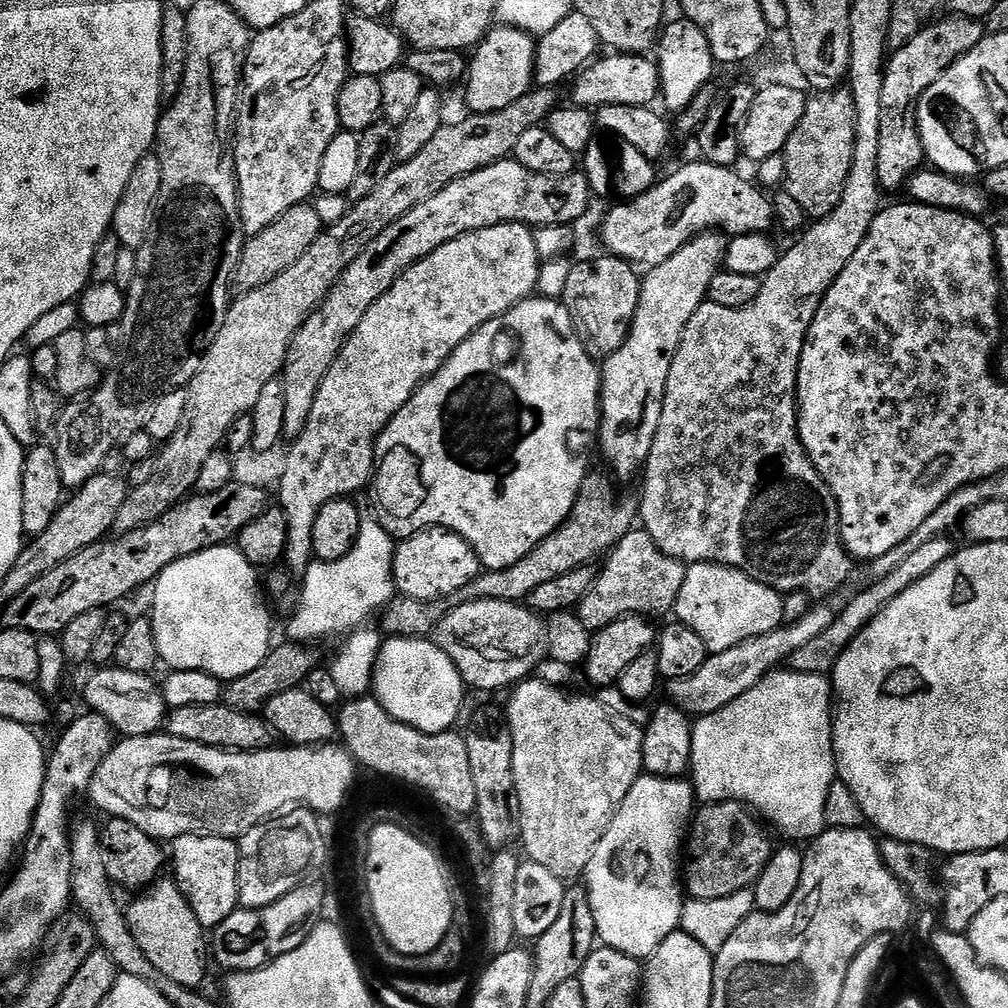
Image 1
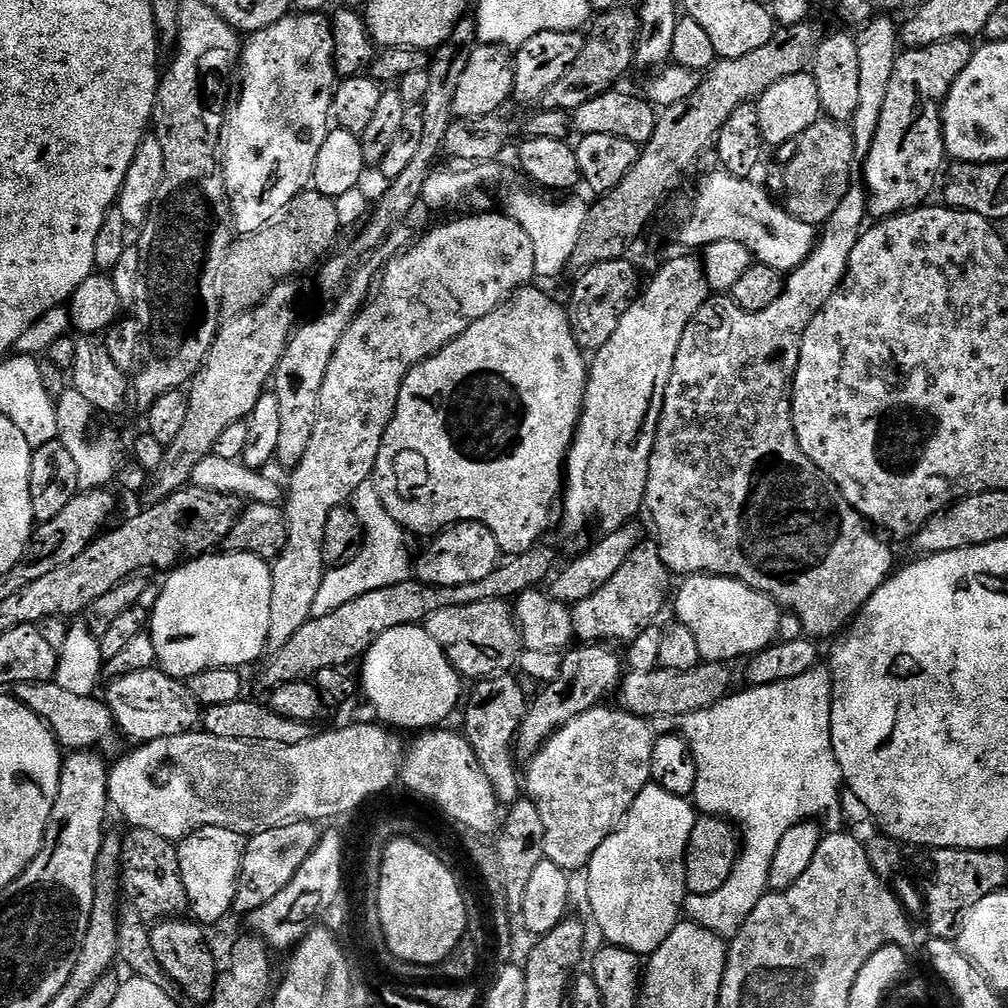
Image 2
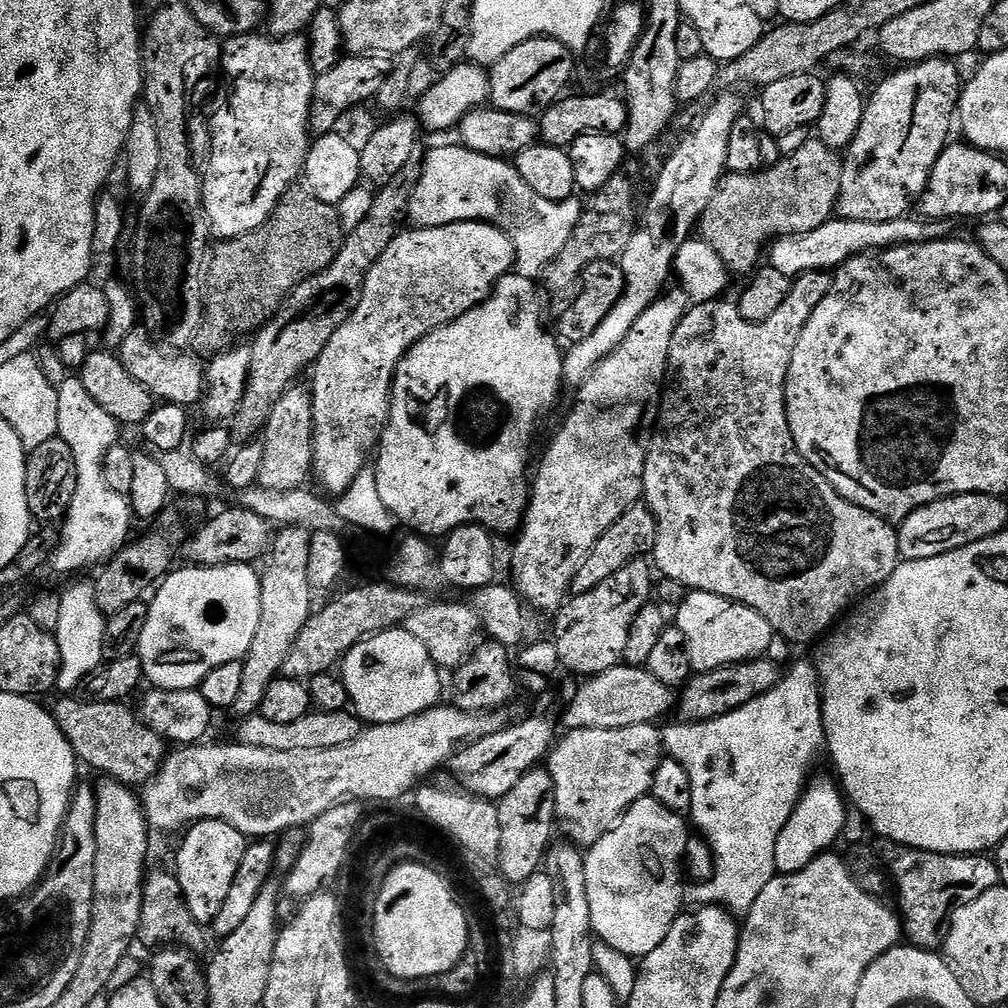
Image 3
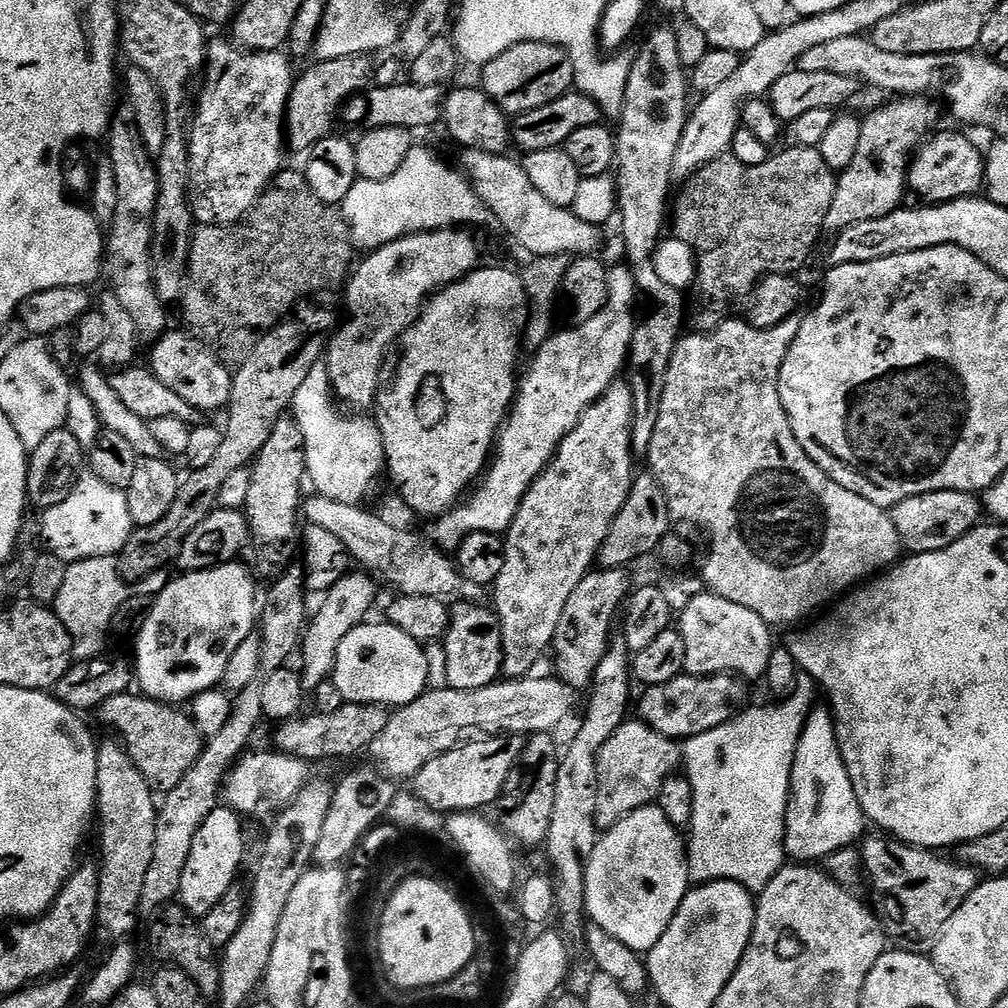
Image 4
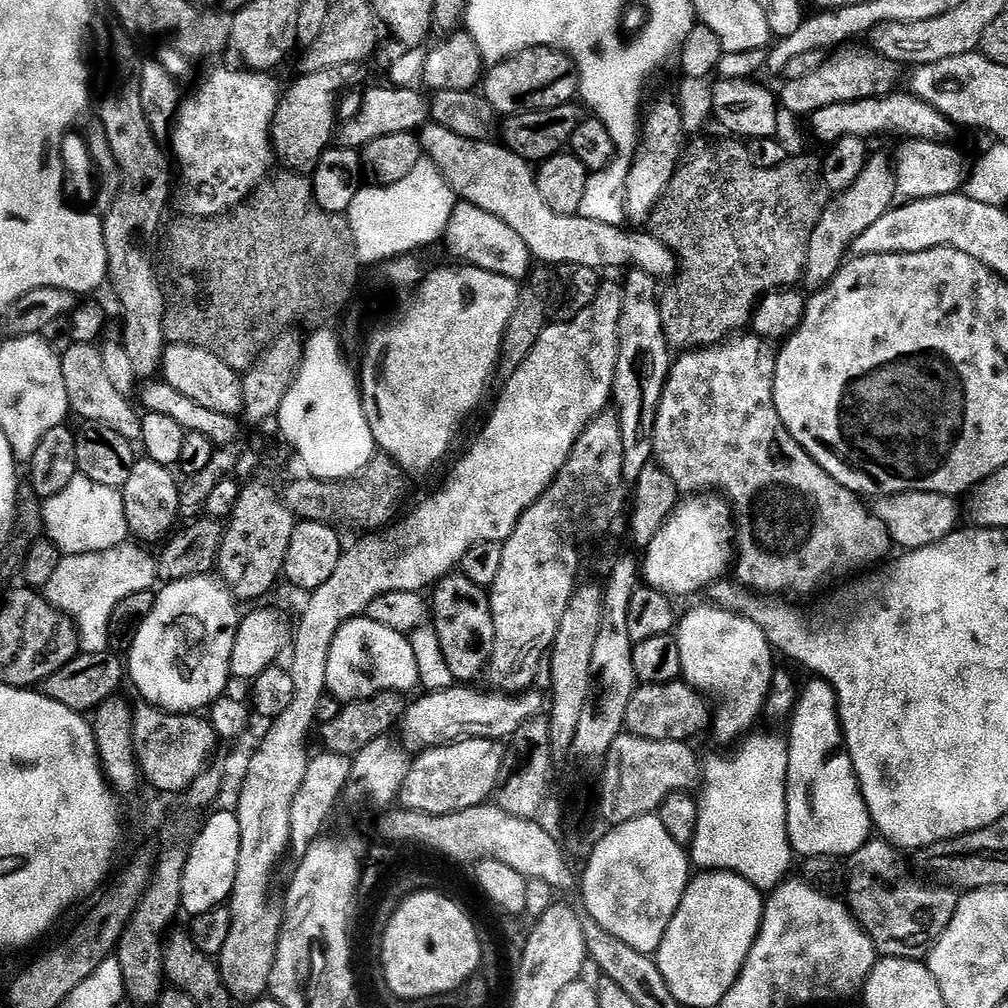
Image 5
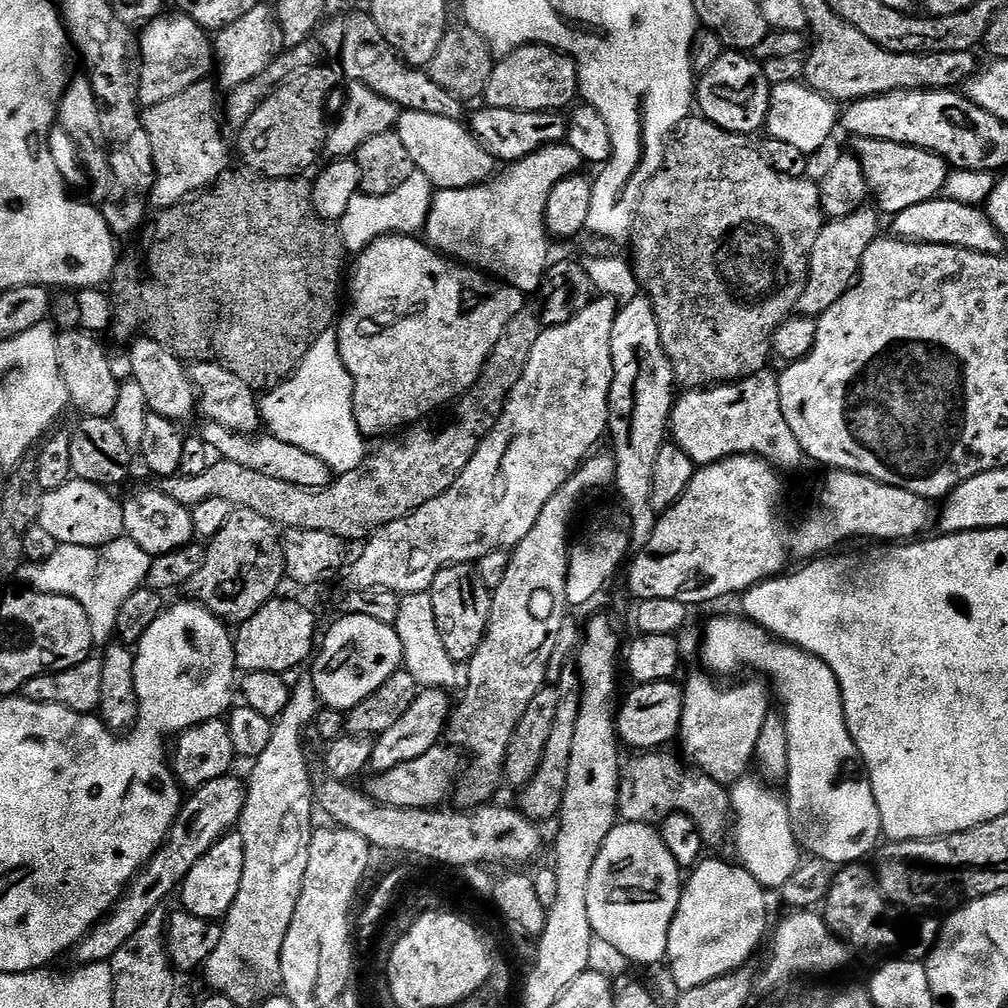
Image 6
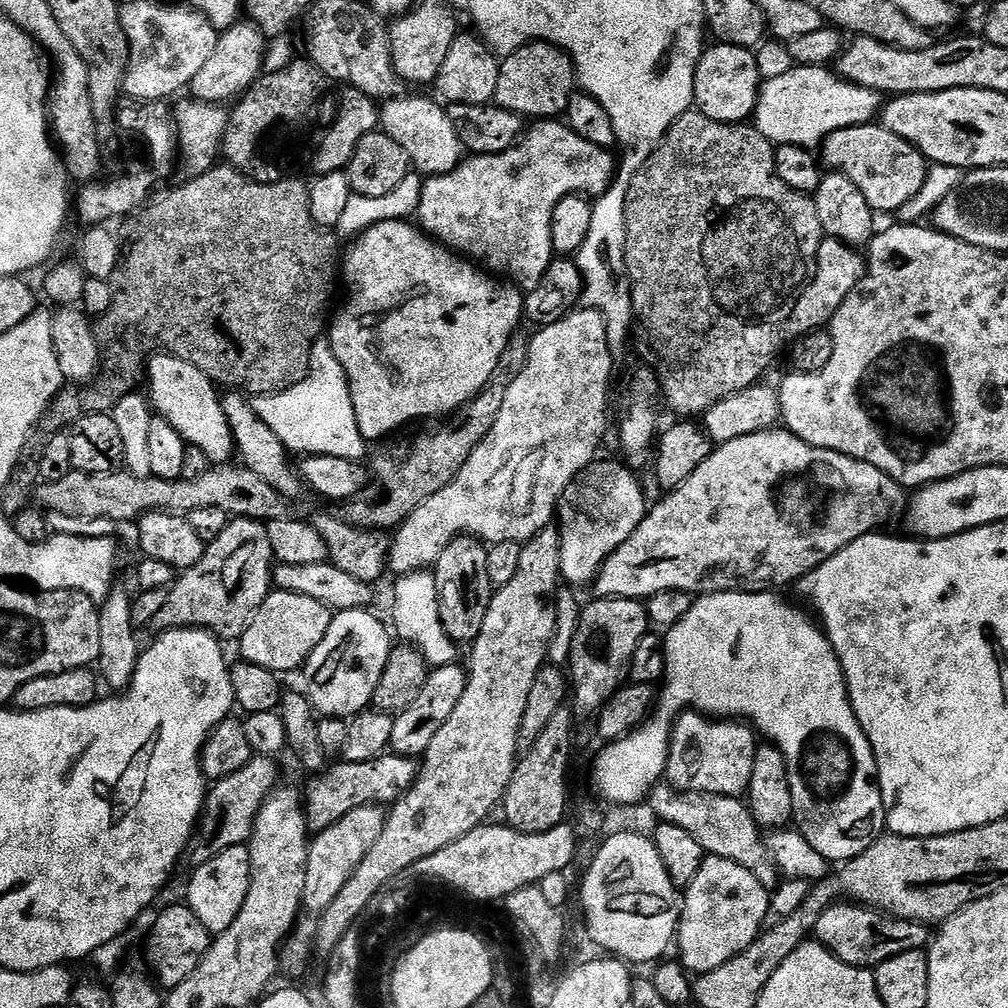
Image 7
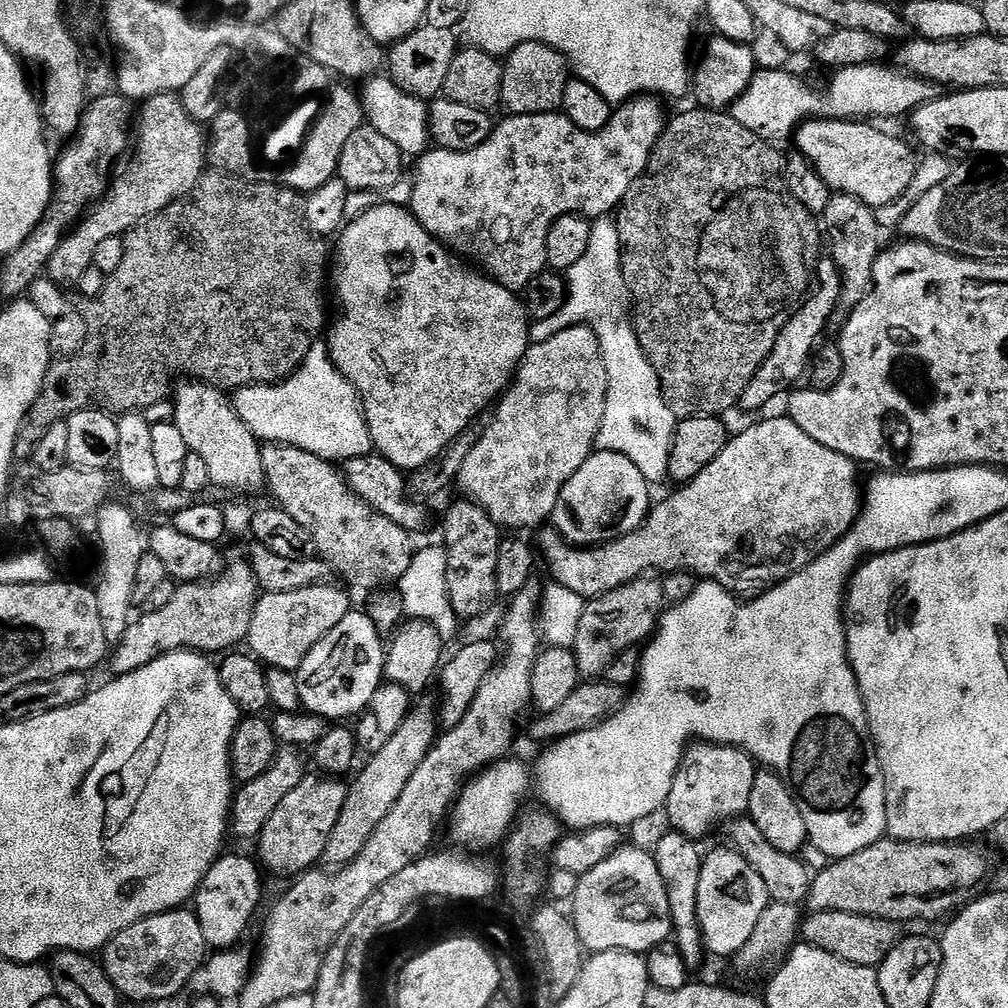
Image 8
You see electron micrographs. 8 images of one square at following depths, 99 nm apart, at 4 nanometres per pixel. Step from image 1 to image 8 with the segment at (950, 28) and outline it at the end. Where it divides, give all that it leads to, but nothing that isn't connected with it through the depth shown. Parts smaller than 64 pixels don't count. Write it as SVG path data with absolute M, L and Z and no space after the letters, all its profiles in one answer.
M831 258L821 259L817 263L814 280L815 284L810 295L796 309L790 322L786 322L786 326L782 326L782 330L774 342L774 350L770 350L766 362L762 362L762 366L758 370L754 370L754 378L750 378L746 390L742 390L742 398L738 405L739 411L762 411L767 404L774 403L780 395L783 397L785 394L791 393L801 383L799 380L804 380L809 375L812 357L821 343L820 335L826 330L829 331L842 290L840 271L837 270L836 264Z

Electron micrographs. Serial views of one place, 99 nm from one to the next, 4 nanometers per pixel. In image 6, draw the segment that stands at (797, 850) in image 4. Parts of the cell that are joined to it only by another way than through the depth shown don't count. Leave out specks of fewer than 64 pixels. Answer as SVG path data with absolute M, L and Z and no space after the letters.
M720 616L709 622L708 629L704 632L703 667L712 674L740 672L743 668L757 668L758 671L765 672L760 674L770 681L775 695L776 692L780 695L779 707L789 732L786 796L797 842L809 857L824 860L833 866L863 861L864 855L877 847L876 839L881 839L880 815L878 802L874 802L874 790L868 777L868 769L865 768L864 759L860 757L858 746L846 726L844 699L834 670L830 670L830 666L826 666L826 662L822 662L817 656L804 652L794 644L785 643L752 620L737 616Z

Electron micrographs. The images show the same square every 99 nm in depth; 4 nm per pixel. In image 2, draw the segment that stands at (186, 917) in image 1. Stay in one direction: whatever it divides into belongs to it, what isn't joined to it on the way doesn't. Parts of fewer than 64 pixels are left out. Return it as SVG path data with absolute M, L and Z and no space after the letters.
M173 918L171 920L159 921L159 923L149 931L148 937L150 938L150 946L154 946L154 958L158 958L158 966L172 979L173 985L175 985L177 989L180 987L181 994L184 995L190 1003L208 1006L211 1005L212 1002L218 967L216 968L216 960L212 957L211 950L203 944L203 931L205 932L205 929L191 919Z

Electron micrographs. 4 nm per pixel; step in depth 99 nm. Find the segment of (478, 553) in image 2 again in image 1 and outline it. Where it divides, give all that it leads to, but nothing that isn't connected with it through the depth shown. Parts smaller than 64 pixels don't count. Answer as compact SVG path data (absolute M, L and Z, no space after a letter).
M428 528L397 543L392 570L399 595L419 600L437 600L454 594L454 590L462 590L462 586L480 575L482 565L479 554L467 537L451 528Z

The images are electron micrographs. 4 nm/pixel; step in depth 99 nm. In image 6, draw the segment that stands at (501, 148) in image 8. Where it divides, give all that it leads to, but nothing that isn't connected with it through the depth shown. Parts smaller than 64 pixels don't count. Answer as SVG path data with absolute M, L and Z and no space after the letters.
M561 142L548 144L526 158L511 161L507 166L501 167L491 180L476 184L472 188L441 188L432 197L428 220L423 226L423 231L428 232L427 243L437 252L493 278L499 278L511 288L517 288L519 292L535 293L539 289L540 281L544 279L544 270L550 263L550 233L544 226L544 211L550 198L550 190L554 190L554 186L558 186L562 178L577 175L581 168L582 161L578 150L574 150L566 142Z

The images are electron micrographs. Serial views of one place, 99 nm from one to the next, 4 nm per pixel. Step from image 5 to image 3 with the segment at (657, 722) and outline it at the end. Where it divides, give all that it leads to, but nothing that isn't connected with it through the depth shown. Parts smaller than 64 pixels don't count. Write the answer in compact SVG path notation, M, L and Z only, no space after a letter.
M767 658L749 660L746 664L731 664L725 668L715 668L709 672L693 675L692 679L683 685L678 696L679 719L693 724L703 720L713 720L722 714L730 714L746 706L746 702L754 702L754 698L774 690L774 686L778 686L781 679L781 665Z

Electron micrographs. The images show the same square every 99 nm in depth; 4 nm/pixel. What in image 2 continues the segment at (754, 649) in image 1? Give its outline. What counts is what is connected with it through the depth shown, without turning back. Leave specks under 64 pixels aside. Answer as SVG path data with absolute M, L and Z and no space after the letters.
M702 662L694 670L666 670L657 666L649 672L629 671L619 685L619 707L635 716L651 718L653 716L671 716L679 718L708 708L729 695L732 684L732 672L727 663L709 664Z

